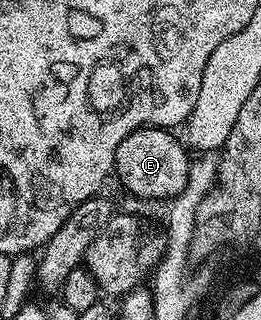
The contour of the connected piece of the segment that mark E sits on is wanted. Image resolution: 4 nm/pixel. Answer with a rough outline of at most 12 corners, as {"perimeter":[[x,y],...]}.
{"perimeter":[[170,130],[128,133],[115,177],[133,197],[187,189],[190,150]]}

